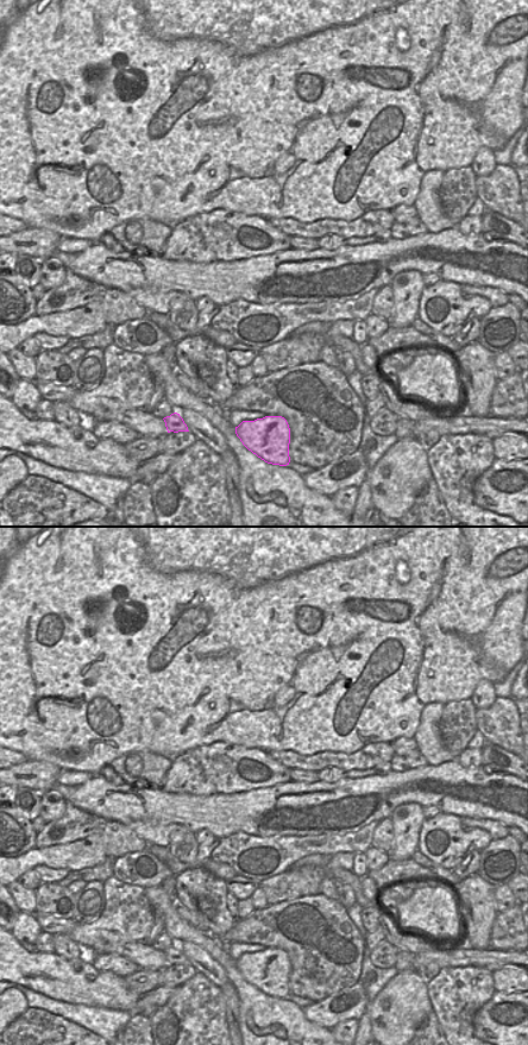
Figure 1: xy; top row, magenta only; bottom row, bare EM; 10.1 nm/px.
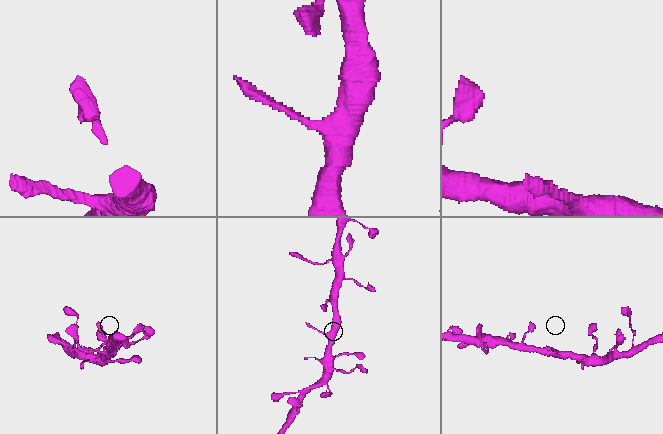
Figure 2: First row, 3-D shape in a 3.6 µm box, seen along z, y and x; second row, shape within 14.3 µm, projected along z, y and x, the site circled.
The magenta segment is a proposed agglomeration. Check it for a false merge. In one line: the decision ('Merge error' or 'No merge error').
Merge error.

